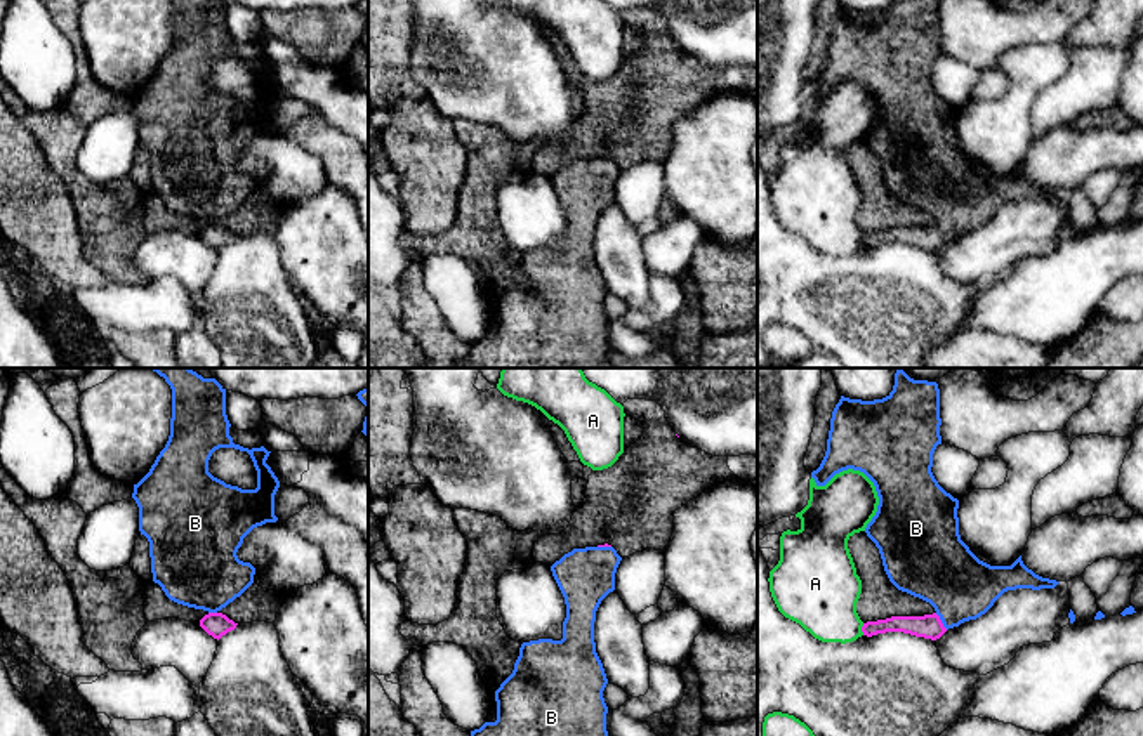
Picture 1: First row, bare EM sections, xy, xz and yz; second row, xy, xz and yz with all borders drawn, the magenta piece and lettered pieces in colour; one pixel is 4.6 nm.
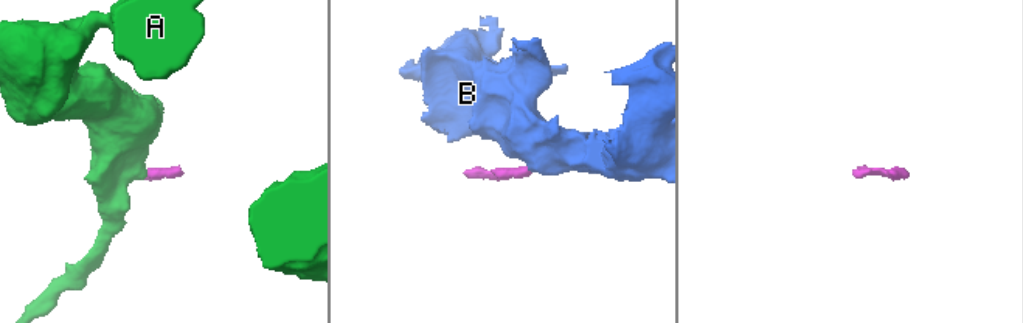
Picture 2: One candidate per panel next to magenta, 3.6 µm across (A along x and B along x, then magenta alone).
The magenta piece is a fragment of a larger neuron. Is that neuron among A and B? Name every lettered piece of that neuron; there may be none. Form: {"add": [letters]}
{"add": ["B"]}

